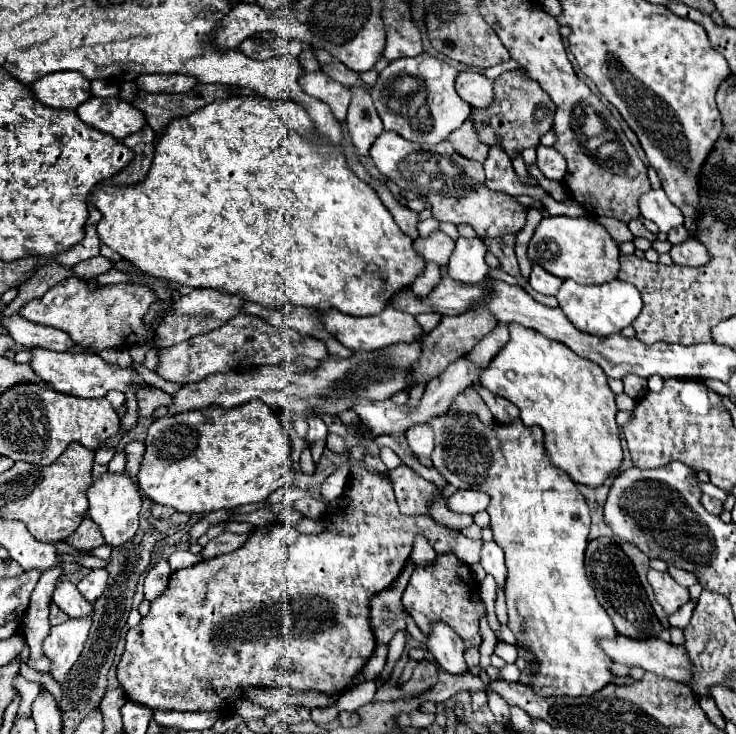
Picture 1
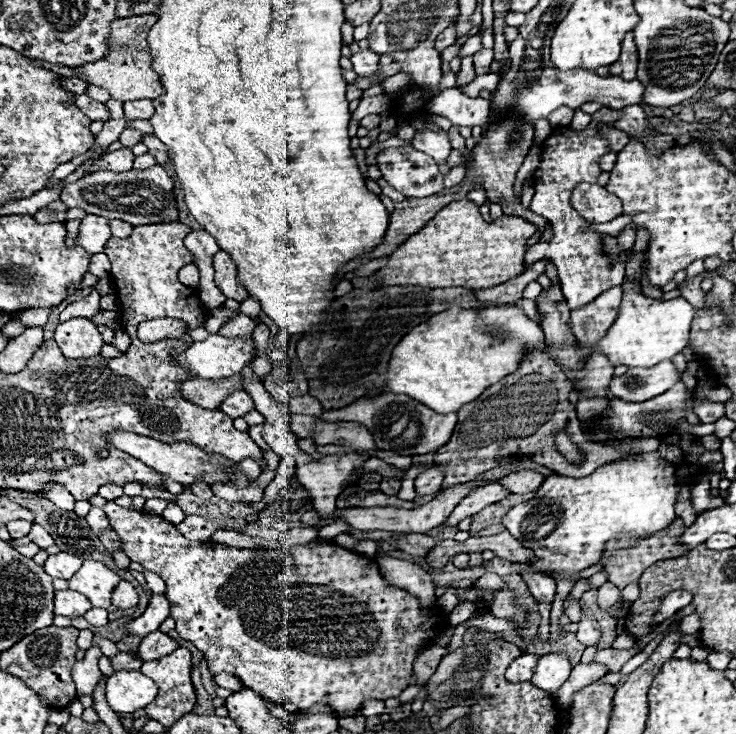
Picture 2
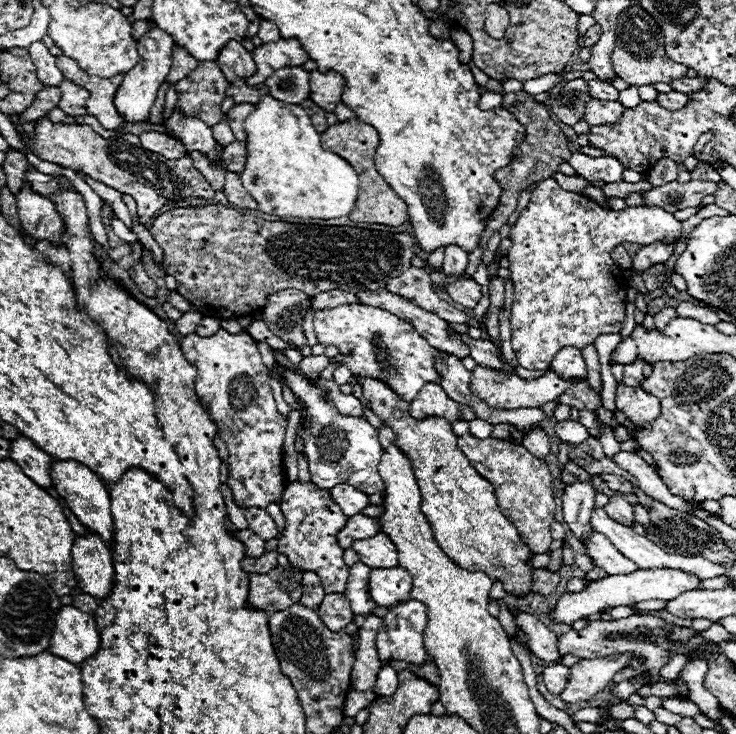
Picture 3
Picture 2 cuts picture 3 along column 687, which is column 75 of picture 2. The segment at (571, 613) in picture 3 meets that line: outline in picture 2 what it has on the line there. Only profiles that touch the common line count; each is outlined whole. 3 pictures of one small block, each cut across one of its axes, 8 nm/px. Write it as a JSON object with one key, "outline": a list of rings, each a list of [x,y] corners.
{"outline":[[[84,560],[80,570],[68,580],[68,588],[84,594],[94,608],[110,606],[110,592],[120,582],[120,576],[102,562]]]}

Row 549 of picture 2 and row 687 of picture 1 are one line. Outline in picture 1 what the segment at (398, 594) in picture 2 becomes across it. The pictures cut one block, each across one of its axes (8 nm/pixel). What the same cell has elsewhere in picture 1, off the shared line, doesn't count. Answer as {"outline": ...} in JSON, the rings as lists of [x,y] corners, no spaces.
{"outline":[[[354,466],[352,468],[352,484],[344,492],[344,496],[348,500],[352,500],[350,508],[348,510],[336,510],[328,518],[328,528],[322,534],[302,534],[292,524],[286,524],[286,522],[268,524],[268,526],[262,526],[262,528],[254,528],[248,542],[244,542],[244,546],[240,546],[238,550],[234,550],[230,554],[224,554],[224,556],[210,558],[210,560],[202,560],[202,562],[198,562],[190,568],[174,572],[170,576],[170,582],[168,582],[168,588],[164,590],[164,594],[150,602],[148,616],[144,616],[140,620],[140,624],[136,628],[128,630],[128,634],[126,634],[124,654],[122,654],[120,664],[116,668],[118,682],[120,682],[122,690],[126,690],[126,696],[132,702],[148,706],[152,710],[180,710],[180,712],[220,710],[224,714],[230,714],[234,702],[238,698],[242,698],[240,690],[246,690],[250,686],[290,686],[290,688],[298,688],[298,690],[316,690],[316,692],[324,692],[324,694],[330,694],[330,696],[338,696],[346,690],[352,676],[360,668],[364,668],[364,664],[374,654],[374,648],[376,648],[376,638],[374,638],[370,622],[368,622],[368,602],[378,592],[386,590],[400,576],[400,572],[402,572],[402,568],[404,568],[404,564],[406,564],[406,560],[412,552],[412,544],[414,544],[416,536],[424,536],[426,540],[430,540],[432,548],[438,554],[454,552],[456,558],[460,558],[468,566],[472,566],[480,560],[480,540],[478,542],[470,540],[470,538],[462,536],[460,532],[454,532],[446,526],[436,524],[430,516],[424,516],[424,514],[418,514],[418,516],[400,514],[400,510],[396,506],[392,482],[390,482],[388,476],[370,474],[362,466]]]}

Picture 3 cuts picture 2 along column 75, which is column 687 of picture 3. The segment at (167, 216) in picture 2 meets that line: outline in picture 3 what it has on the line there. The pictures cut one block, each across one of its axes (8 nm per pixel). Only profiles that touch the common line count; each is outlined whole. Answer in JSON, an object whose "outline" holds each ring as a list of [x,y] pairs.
{"outline":[[[690,180],[686,184],[668,182],[664,186],[642,192],[644,196],[642,206],[660,206],[666,208],[666,212],[676,212],[698,206],[704,196],[710,196],[716,190],[718,190],[716,182],[702,182],[702,180]]]}

